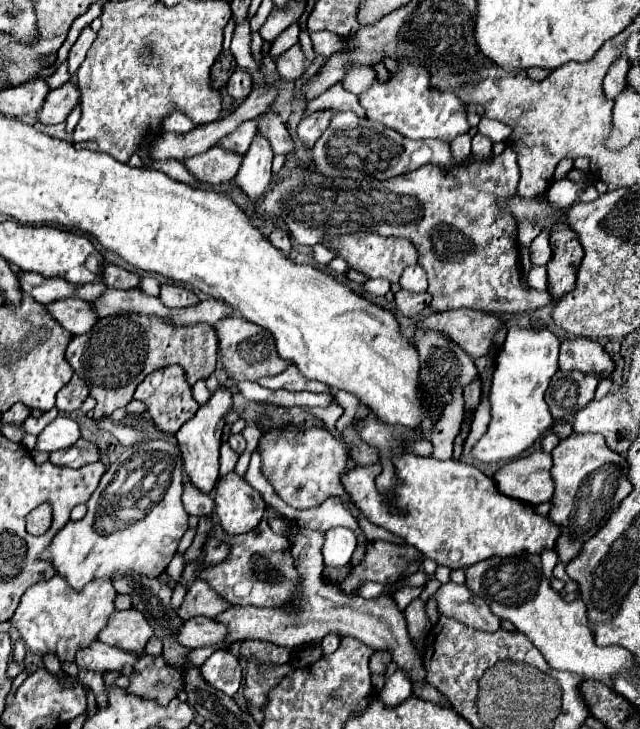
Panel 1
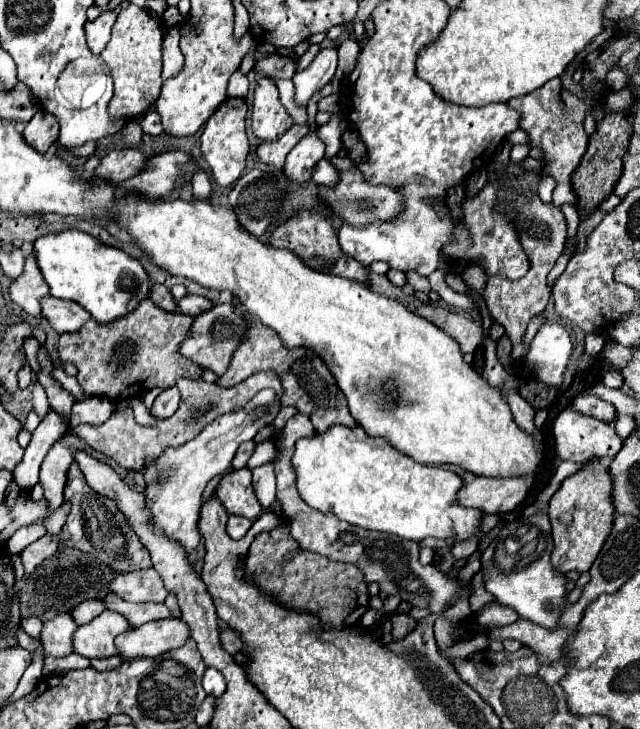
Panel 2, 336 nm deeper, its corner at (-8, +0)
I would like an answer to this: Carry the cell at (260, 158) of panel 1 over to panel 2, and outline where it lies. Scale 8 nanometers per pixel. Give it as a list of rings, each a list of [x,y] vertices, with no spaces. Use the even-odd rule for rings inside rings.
[[[337,47],[321,49],[315,61],[305,71],[299,71],[293,77],[297,105],[307,105],[307,101],[333,79],[335,69],[337,69]]]

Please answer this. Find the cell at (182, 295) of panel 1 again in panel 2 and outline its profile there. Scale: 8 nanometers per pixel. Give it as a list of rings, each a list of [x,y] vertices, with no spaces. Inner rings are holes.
[[[187,293],[181,301],[179,301],[179,311],[183,315],[191,315],[191,317],[197,317],[205,311],[209,311],[213,307],[213,303],[207,299],[207,297],[201,297],[201,295],[191,295]]]

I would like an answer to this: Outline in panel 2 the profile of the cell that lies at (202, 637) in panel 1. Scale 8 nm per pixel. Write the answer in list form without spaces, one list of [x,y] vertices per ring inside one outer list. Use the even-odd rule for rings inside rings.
[[[181,619],[151,621],[117,635],[115,645],[123,661],[137,657],[159,657],[175,647],[181,647],[189,637],[189,627]]]

